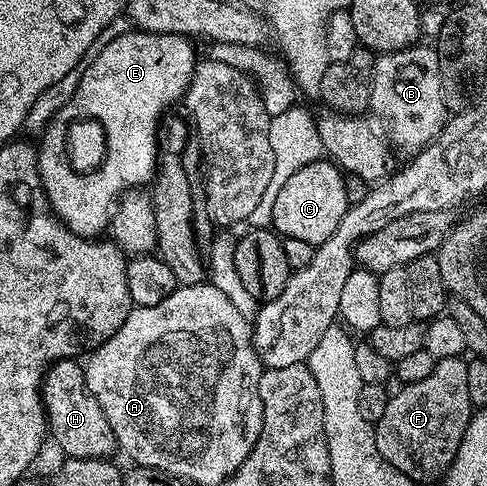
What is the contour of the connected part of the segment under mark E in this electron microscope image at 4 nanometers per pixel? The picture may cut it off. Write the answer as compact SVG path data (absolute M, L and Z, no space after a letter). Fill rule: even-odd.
M131 29L125 35L108 41L103 47L97 48L98 56L85 64L86 72L84 67L70 103L64 105L64 109L60 109L60 113L52 116L50 122L42 128L42 140L37 140L36 143L42 186L46 189L50 207L58 220L72 233L85 239L101 236L110 226L112 208L119 196L131 189L145 188L155 178L160 156L160 124L163 116L173 108L170 107L173 103L183 102L186 90L190 87L196 66L193 45L195 46L184 35L161 35L137 29ZM83 117L95 119L108 132L106 159L94 172L77 172L69 163L69 153L66 150L67 124Z

